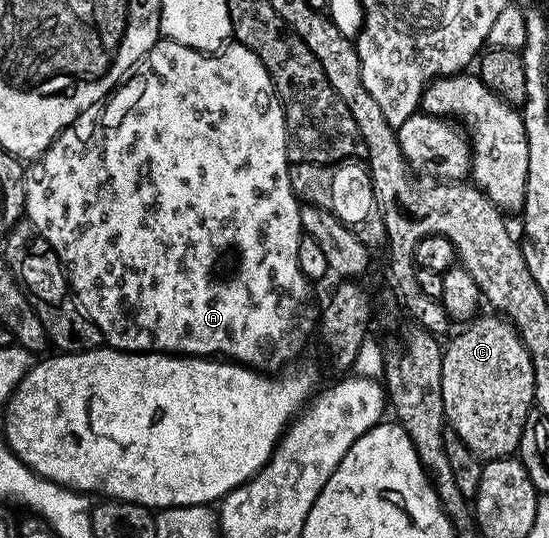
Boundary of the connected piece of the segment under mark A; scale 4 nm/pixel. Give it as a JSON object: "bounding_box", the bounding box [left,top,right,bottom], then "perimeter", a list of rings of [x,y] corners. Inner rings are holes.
{"bounding_box":[25,39,319,371],"perimeter":[[[161,39],[158,40],[157,44],[152,45],[151,48],[147,50],[144,57],[137,62],[132,72],[109,94],[107,100],[100,108],[94,107],[79,114],[77,120],[74,121],[73,124],[68,125],[66,129],[52,141],[48,149],[41,154],[39,160],[26,168],[25,212],[27,214],[27,220],[40,231],[43,239],[47,239],[47,243],[51,243],[55,255],[59,255],[61,266],[65,268],[65,275],[69,278],[69,288],[73,296],[76,297],[77,304],[80,305],[81,308],[85,310],[87,316],[96,323],[102,338],[104,338],[112,348],[123,349],[126,353],[167,353],[187,357],[228,359],[231,361],[239,361],[241,364],[249,366],[250,369],[256,369],[258,371],[281,371],[288,366],[285,364],[304,347],[305,340],[309,337],[309,332],[311,332],[312,329],[314,332],[315,326],[319,321],[319,305],[318,302],[313,302],[314,286],[303,275],[303,271],[299,271],[299,239],[303,235],[303,232],[300,225],[299,199],[293,194],[291,179],[289,178],[290,168],[291,162],[287,152],[287,138],[285,136],[285,109],[281,105],[281,99],[277,95],[277,89],[273,85],[271,75],[267,71],[267,67],[263,67],[261,60],[259,60],[250,49],[236,43],[226,44],[220,51],[202,51],[187,47],[183,43],[175,43],[174,41]],[[229,248],[233,248],[234,251],[237,252],[237,266],[234,267],[233,274],[224,281],[221,277],[213,277],[213,268],[216,267],[217,260],[224,255],[225,249]]]}

